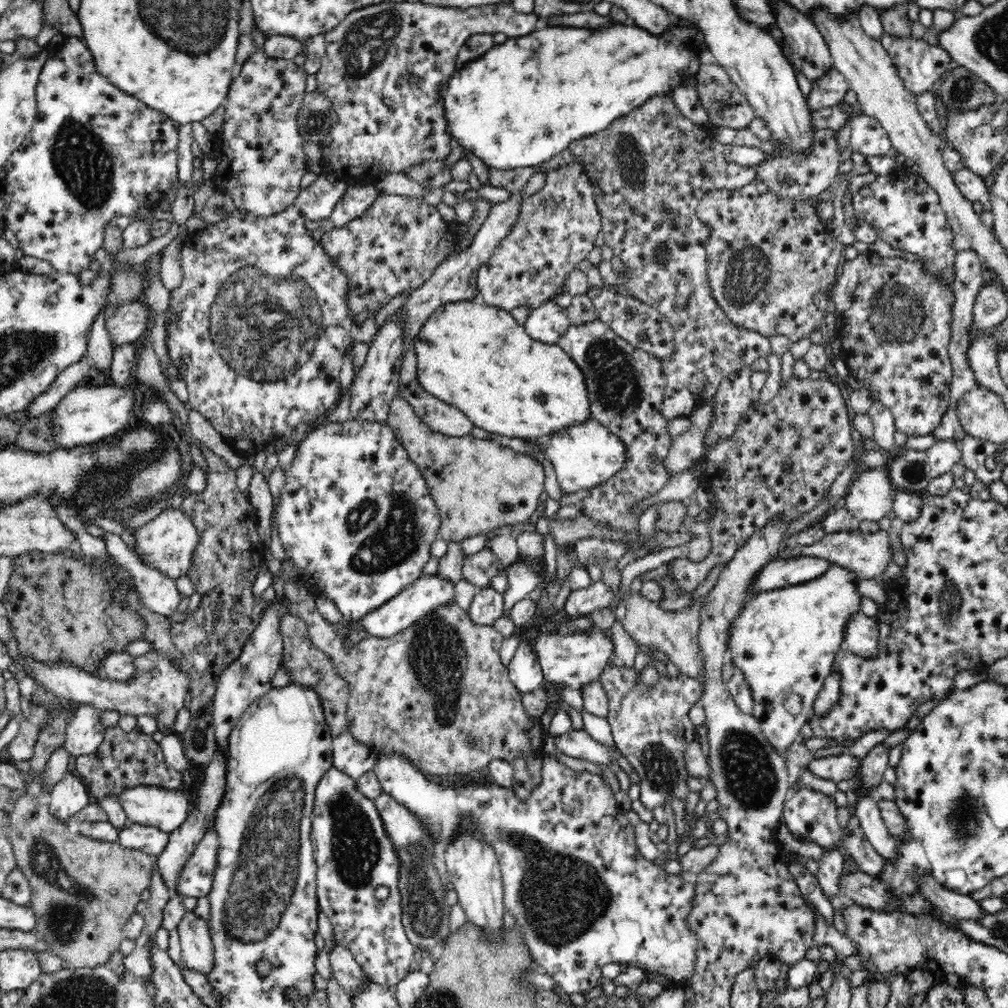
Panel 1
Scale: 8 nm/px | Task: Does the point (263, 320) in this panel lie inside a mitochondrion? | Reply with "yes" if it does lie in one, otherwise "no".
yes

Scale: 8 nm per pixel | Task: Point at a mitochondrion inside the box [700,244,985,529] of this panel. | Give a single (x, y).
(895, 313)

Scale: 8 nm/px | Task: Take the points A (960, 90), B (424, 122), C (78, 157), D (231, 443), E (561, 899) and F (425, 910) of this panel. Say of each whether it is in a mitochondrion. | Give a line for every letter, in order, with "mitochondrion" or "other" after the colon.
A: mitochondrion
B: other
C: mitochondrion
D: other
E: mitochondrion
F: mitochondrion

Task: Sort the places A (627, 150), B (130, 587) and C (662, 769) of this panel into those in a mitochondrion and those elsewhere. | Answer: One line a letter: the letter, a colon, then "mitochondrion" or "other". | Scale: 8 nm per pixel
A: mitochondrion
B: other
C: mitochondrion

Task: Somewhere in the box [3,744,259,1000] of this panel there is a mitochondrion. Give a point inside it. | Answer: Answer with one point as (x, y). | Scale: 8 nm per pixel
(65, 916)

